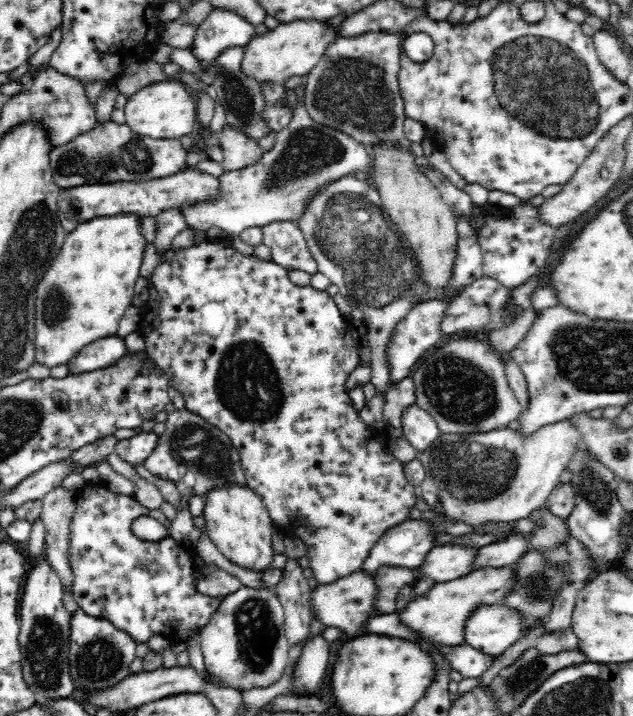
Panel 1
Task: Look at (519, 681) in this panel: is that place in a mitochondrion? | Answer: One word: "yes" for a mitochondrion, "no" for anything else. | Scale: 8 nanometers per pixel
yes

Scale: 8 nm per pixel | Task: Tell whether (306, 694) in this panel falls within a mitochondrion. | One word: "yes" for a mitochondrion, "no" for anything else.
no

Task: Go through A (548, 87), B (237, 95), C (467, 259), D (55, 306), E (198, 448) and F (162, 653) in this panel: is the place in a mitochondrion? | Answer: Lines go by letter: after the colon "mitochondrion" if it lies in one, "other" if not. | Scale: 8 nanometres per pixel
A: mitochondrion
B: mitochondrion
C: other
D: mitochondrion
E: mitochondrion
F: other

